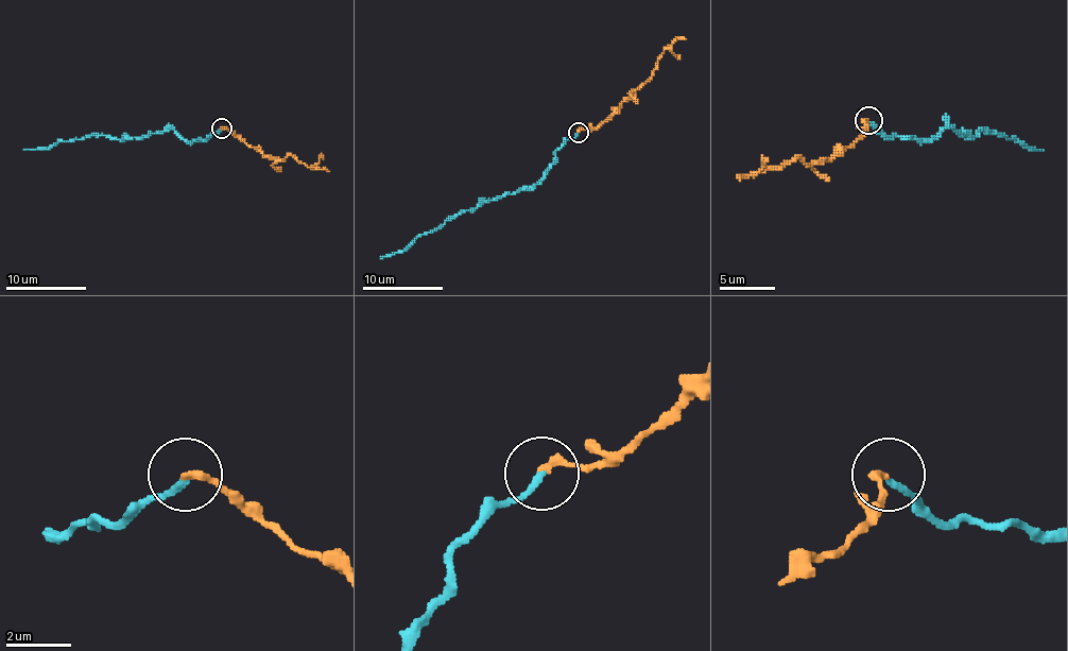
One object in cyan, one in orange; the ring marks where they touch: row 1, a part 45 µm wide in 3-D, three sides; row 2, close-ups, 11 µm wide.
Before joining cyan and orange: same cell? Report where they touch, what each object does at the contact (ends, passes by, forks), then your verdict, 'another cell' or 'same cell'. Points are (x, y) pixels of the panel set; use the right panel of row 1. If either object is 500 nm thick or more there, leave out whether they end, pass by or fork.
place (868, 120); cyan ends; orange ends; same cell

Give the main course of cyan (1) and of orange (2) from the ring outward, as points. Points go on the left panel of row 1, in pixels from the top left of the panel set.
1: (221, 129), (205, 139), (190, 141), (165, 129), (140, 137), (118, 139), (93, 135), (23, 149)
2: (221, 127), (269, 157), (282, 159), (291, 155), (329, 171)

